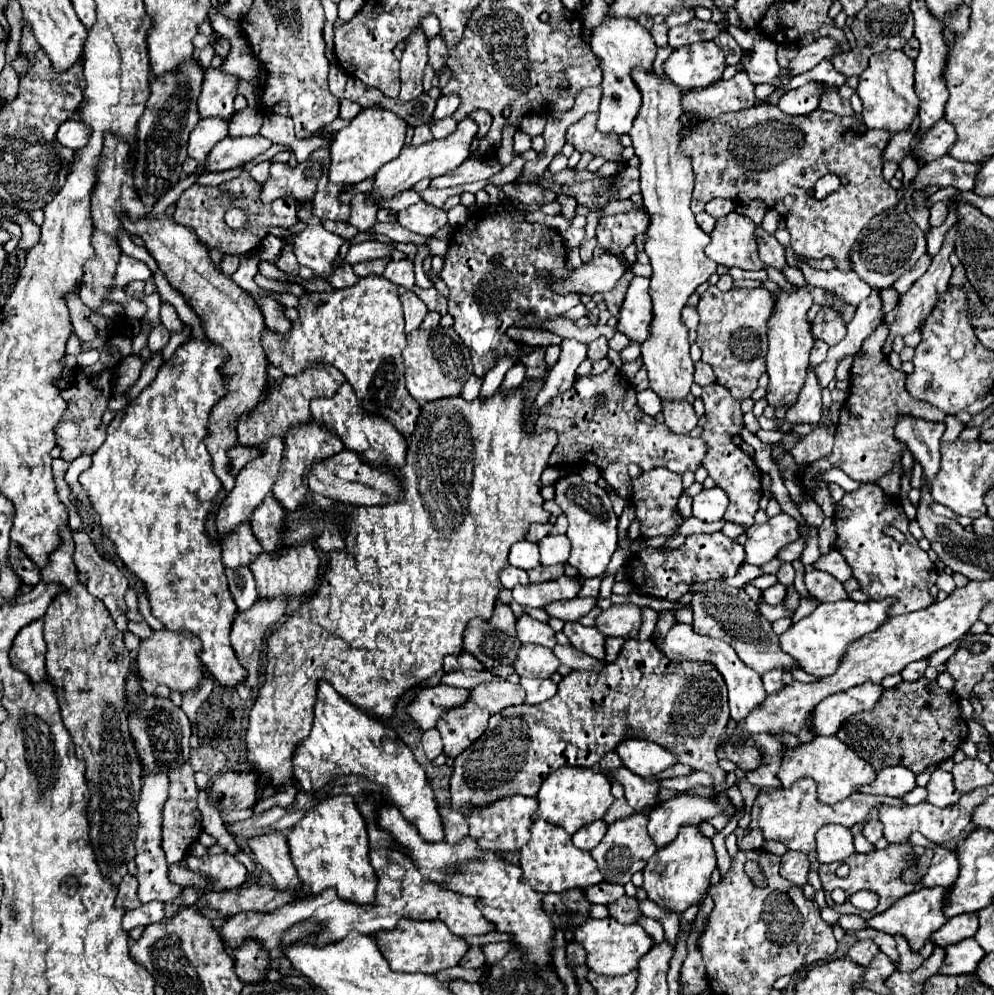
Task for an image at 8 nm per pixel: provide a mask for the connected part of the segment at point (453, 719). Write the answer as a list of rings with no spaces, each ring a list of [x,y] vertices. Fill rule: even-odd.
[[[492,679],[486,683],[476,685],[474,689],[470,689],[470,695],[466,699],[466,703],[452,707],[450,711],[446,711],[444,715],[440,715],[440,719],[436,721],[436,729],[442,735],[442,743],[444,743],[444,755],[456,759],[466,747],[470,747],[488,727],[488,719],[496,713],[500,713],[500,709],[510,707],[510,705],[520,705],[524,699],[524,689],[520,685],[512,685],[508,679]]]

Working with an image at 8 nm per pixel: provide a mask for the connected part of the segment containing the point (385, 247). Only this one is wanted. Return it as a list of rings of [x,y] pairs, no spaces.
[[[364,241],[364,243],[352,245],[344,261],[346,261],[348,265],[360,263],[360,261],[372,261],[372,259],[390,255],[392,249],[394,249],[394,247],[388,245],[388,243],[380,243],[380,241]]]

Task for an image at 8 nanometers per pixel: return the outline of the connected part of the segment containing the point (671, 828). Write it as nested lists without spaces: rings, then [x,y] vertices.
[[[714,791],[708,797],[680,793],[656,805],[648,815],[648,821],[650,821],[648,833],[654,839],[656,847],[664,847],[664,843],[672,843],[680,827],[698,825],[710,817],[720,815],[724,807],[716,803],[714,797],[716,797]]]

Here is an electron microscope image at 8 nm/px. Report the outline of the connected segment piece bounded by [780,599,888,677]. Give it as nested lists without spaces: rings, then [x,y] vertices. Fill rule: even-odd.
[[[850,599],[836,603],[820,603],[808,617],[800,619],[786,633],[780,635],[780,647],[796,661],[796,665],[802,671],[814,677],[826,677],[836,671],[840,655],[844,655],[844,647],[848,647],[852,639],[860,639],[860,635],[876,631],[876,627],[880,627],[880,623],[888,619],[886,613],[888,613],[888,599],[866,601],[866,603],[854,603]]]

